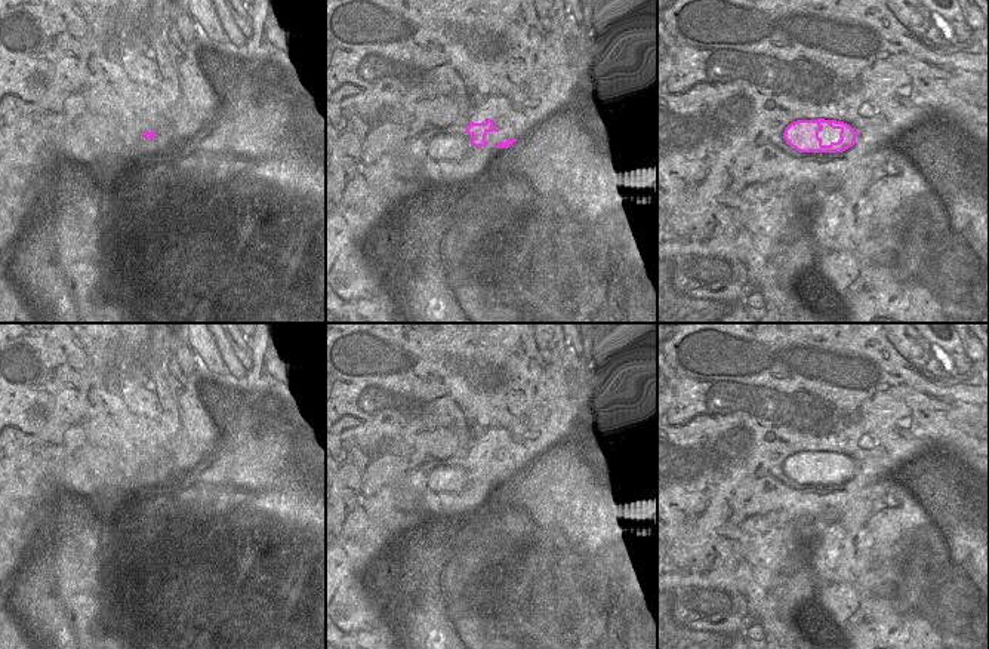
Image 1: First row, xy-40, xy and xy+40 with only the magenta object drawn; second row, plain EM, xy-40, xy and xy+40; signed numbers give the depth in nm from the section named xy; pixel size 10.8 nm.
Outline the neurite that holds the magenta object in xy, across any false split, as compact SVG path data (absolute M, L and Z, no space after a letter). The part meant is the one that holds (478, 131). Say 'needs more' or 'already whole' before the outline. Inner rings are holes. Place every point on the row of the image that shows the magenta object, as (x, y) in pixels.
already whole | M487 119L486 123L469 122L469 126L465 130L465 133L472 136L471 145L484 148L487 145L486 136L489 132L499 132L499 129L493 126L492 119Z

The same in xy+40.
already whole | M797 120L788 124L783 138L788 145L799 153L842 153L857 144L857 130L844 122L837 120ZM825 123L832 129L841 130L839 139L829 145L823 145L822 138L819 136Z

